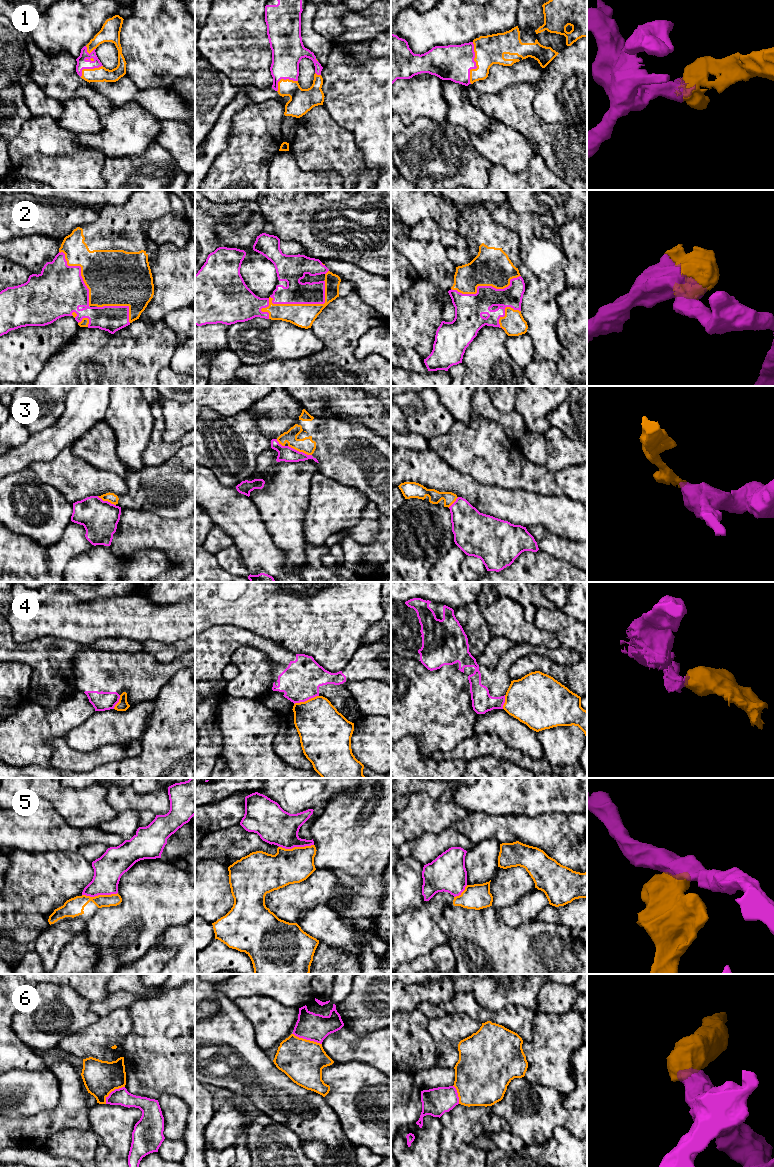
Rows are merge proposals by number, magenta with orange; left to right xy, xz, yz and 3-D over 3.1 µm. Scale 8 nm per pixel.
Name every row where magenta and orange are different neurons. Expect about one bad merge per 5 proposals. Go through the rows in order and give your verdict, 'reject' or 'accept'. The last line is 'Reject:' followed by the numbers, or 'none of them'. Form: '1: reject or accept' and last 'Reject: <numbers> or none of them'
1: accept
2: accept
3: reject
4: reject
5: reject
6: reject
Reject: 3, 4, 5, 6

